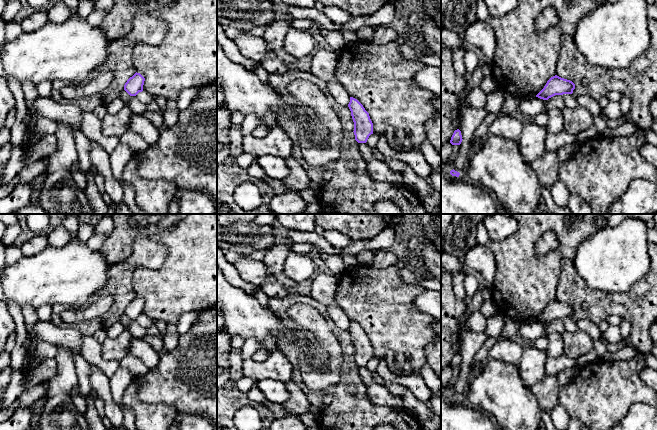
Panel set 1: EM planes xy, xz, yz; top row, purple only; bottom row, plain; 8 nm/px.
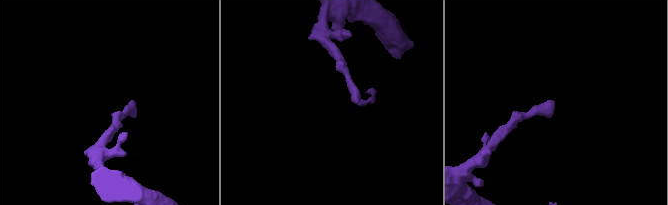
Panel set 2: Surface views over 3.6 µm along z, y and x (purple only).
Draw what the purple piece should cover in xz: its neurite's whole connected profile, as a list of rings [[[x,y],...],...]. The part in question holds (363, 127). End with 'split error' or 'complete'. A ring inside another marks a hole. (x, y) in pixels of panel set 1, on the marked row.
[[[350,97],[348,107],[354,122],[354,135],[358,143],[366,143],[369,136],[373,134],[373,123],[369,113],[363,105],[355,98]]] | complete

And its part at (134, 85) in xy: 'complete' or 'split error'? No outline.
complete

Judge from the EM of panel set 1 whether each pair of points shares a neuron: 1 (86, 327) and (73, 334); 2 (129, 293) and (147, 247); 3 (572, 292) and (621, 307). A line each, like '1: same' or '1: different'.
1: different
2: same
3: same

